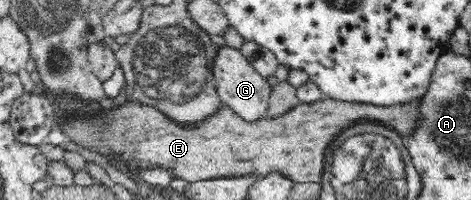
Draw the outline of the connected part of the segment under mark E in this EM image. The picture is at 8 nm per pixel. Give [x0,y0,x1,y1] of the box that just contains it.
[60,96,423,183]

